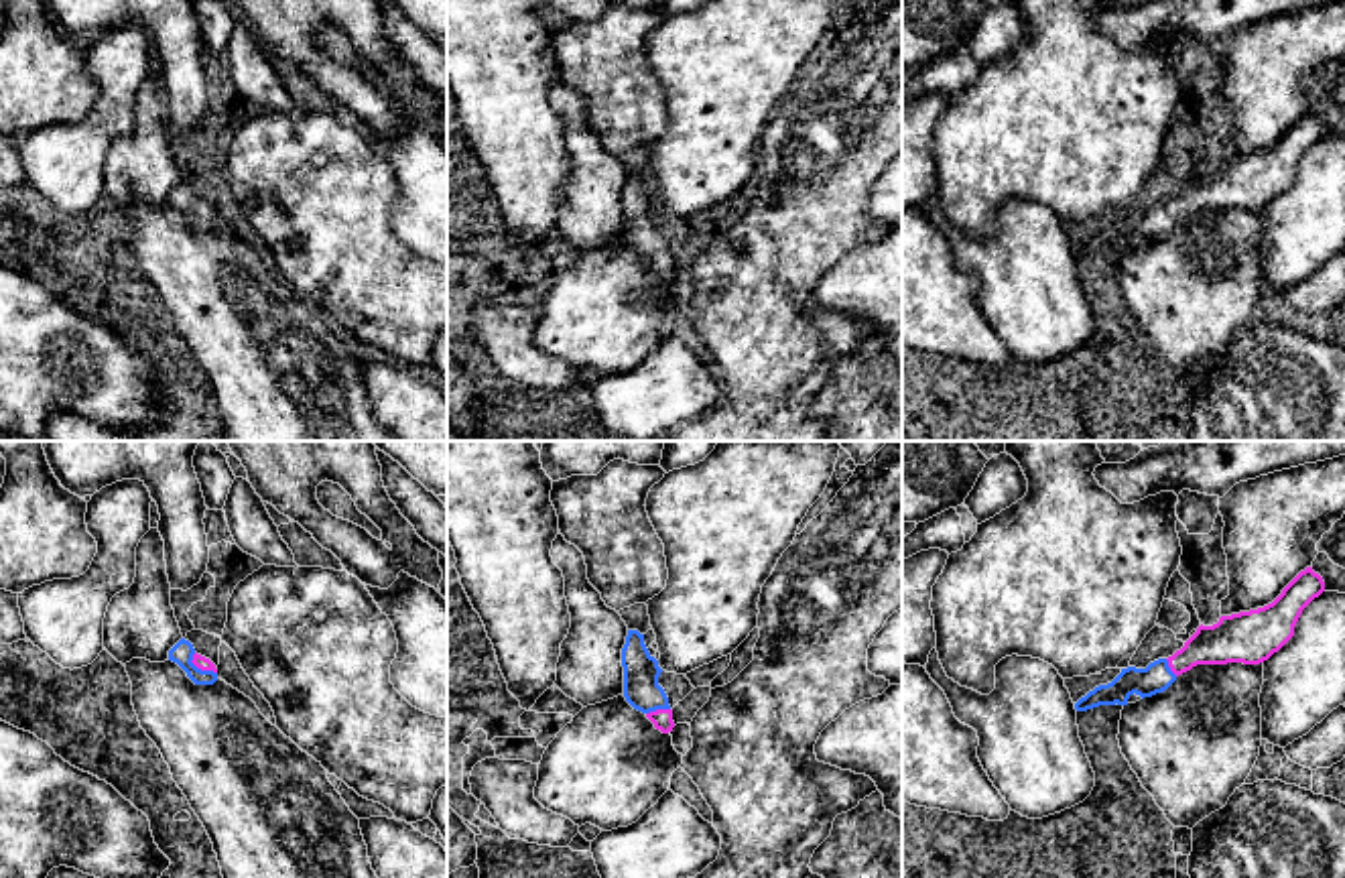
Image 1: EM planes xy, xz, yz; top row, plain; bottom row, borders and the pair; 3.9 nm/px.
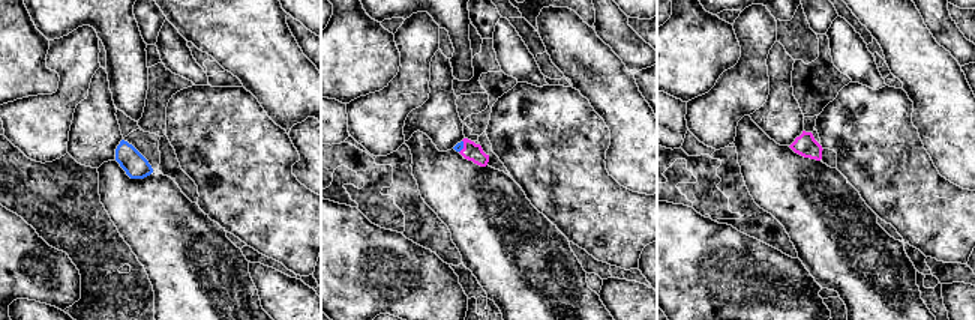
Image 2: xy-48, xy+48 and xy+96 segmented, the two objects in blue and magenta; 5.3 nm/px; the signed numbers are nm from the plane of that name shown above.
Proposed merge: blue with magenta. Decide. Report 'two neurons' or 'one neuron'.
one neuron

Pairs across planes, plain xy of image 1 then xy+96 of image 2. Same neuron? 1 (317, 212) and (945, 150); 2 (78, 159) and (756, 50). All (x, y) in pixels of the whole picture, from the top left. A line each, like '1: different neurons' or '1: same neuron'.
1: different neurons
2: same neuron

